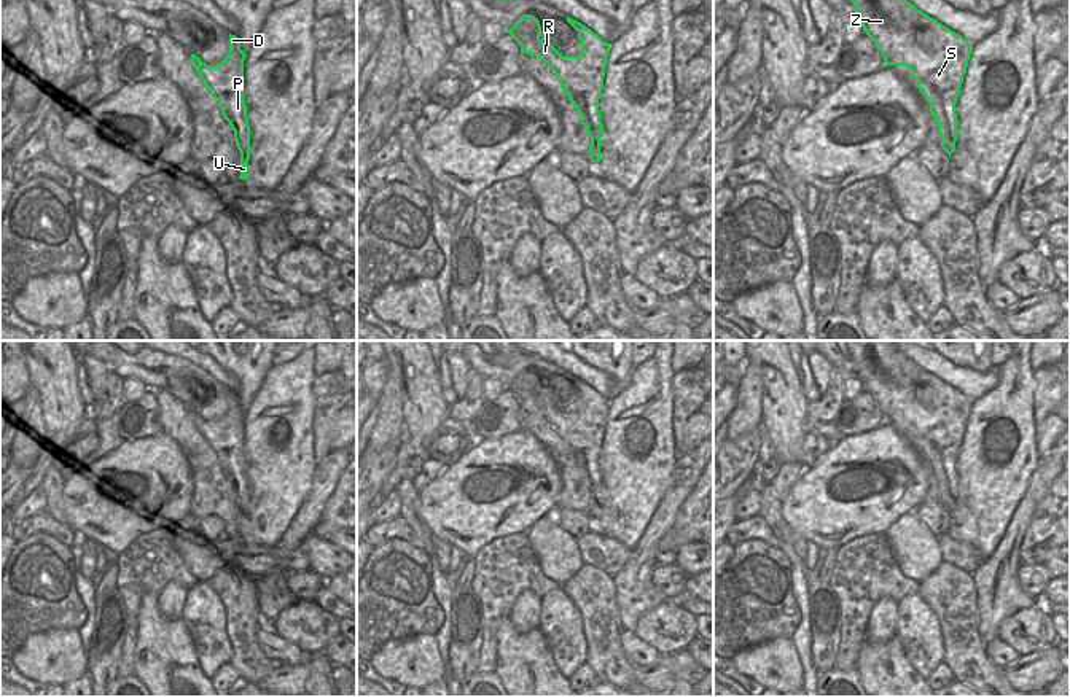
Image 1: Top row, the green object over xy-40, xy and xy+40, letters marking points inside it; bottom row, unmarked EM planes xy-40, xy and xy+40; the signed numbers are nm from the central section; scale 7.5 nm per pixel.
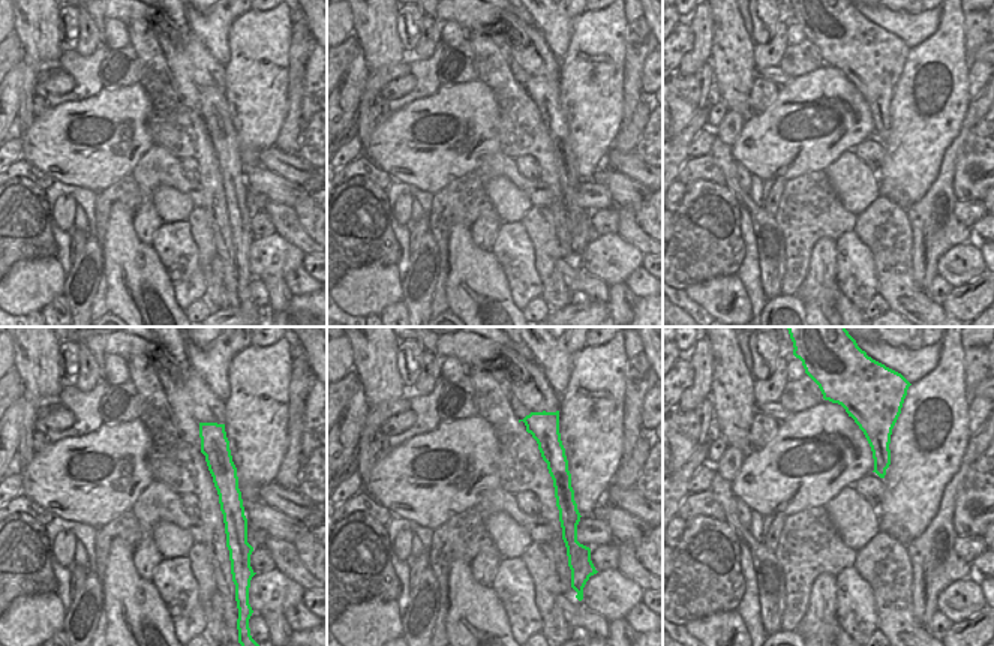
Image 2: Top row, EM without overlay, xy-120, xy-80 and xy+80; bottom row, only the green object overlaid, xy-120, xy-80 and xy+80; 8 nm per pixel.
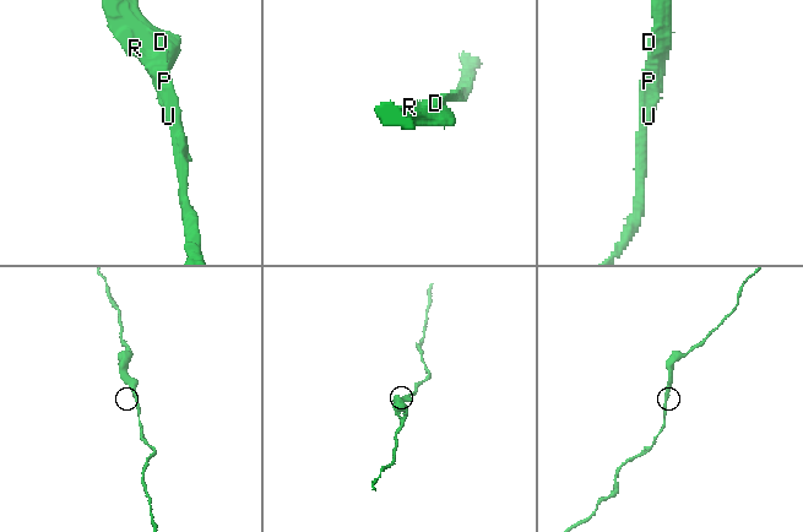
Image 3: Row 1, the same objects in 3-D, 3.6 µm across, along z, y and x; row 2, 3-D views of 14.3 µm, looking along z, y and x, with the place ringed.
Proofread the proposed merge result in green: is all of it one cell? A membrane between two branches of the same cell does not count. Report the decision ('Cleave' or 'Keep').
Keep.

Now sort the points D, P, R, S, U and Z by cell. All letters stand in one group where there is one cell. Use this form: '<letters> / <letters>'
D P R S U Z

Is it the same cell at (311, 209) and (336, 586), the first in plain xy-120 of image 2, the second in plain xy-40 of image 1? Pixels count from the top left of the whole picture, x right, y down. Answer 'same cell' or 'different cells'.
same cell

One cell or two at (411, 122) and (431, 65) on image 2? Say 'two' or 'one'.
two

